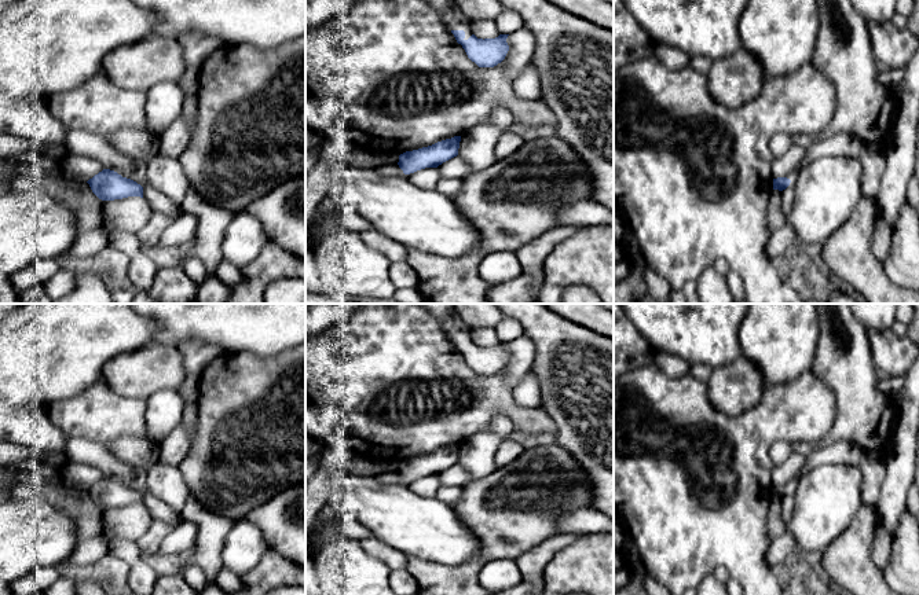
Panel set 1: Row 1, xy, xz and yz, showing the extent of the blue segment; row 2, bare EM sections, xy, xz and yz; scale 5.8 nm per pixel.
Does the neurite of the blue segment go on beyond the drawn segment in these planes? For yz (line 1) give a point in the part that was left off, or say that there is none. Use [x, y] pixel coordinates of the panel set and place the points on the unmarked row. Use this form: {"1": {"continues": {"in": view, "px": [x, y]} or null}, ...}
{"1": {"continues": null}}

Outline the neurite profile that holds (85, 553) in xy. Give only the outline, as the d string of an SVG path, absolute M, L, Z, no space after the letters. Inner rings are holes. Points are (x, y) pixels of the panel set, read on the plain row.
M100 533L89 540L77 543L67 561L78 568L87 568L109 552L109 537Z

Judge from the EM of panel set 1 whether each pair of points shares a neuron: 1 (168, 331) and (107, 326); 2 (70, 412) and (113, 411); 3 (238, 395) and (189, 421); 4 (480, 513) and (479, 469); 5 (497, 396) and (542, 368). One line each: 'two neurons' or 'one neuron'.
1: two neurons
2: one neuron
3: two neurons
4: two neurons
5: two neurons

